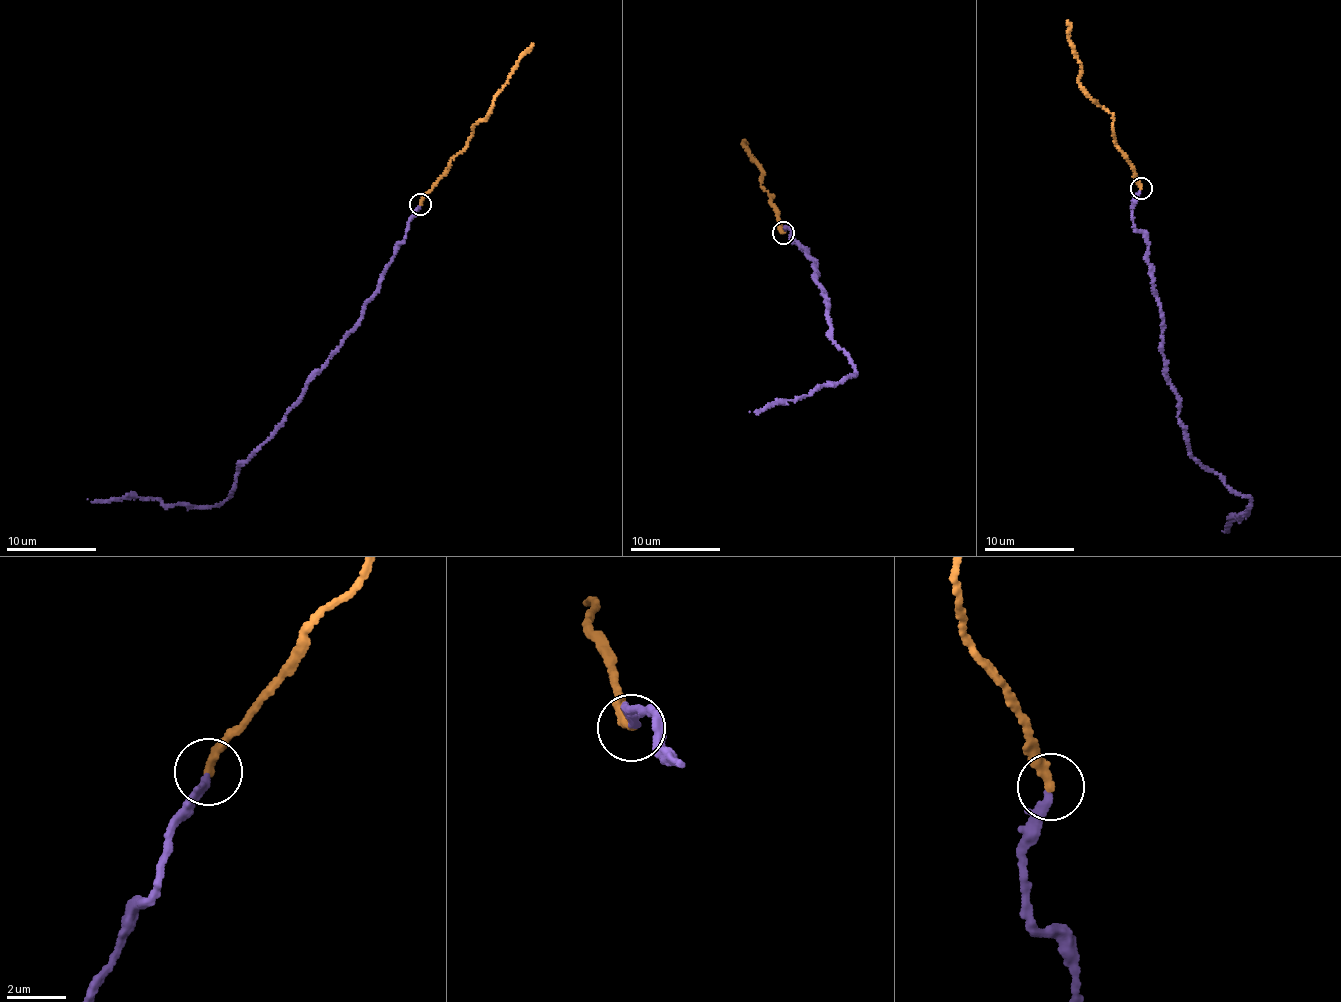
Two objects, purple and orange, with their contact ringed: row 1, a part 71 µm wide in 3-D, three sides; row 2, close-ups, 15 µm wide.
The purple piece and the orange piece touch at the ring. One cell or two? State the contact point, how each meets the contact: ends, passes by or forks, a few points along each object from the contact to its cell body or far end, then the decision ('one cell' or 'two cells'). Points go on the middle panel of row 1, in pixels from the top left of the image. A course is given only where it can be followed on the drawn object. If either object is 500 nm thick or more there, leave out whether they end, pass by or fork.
(783, 233) | purple ends | orange ends | purple via (783, 232), (789, 227), (817, 260), (831, 339), (856, 372), (749, 412) | orange via (783, 232), (778, 227), (777, 213), (770, 204), (773, 196), (760, 180), (762, 172), (743, 147), (744, 140) | one cell

